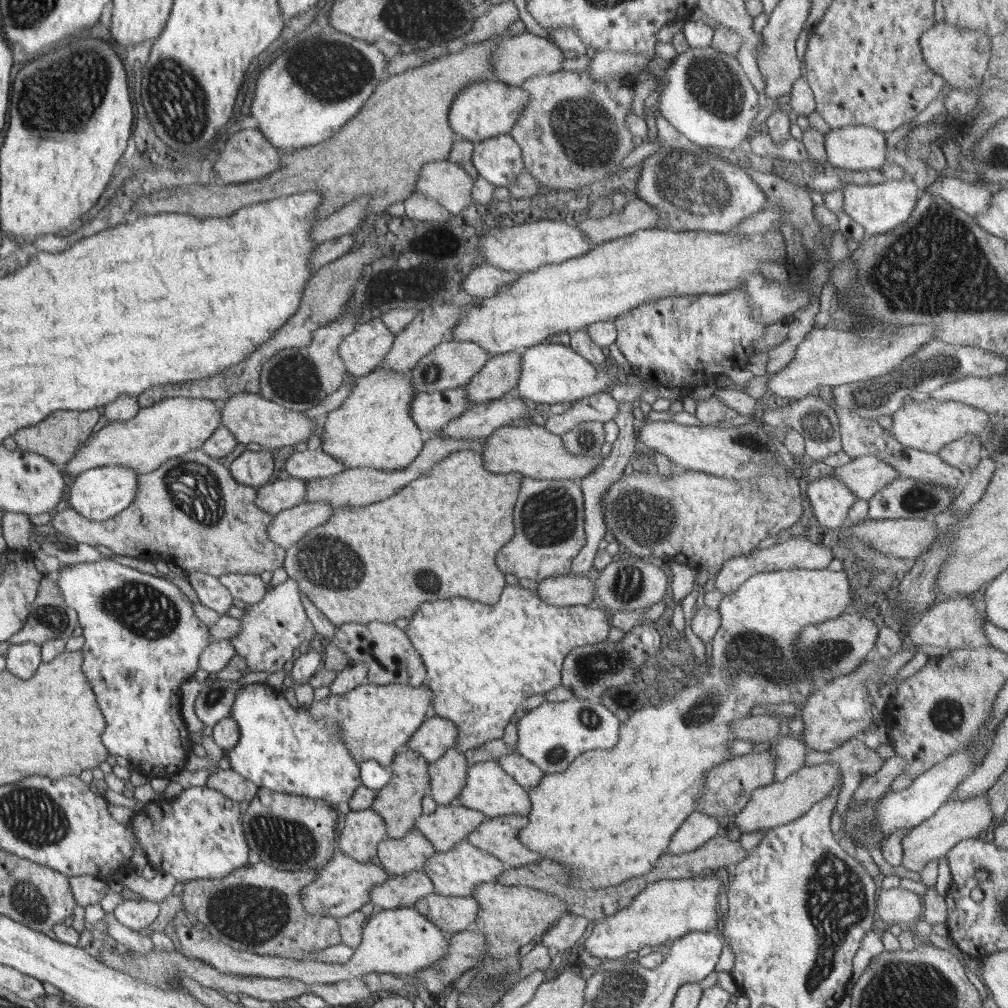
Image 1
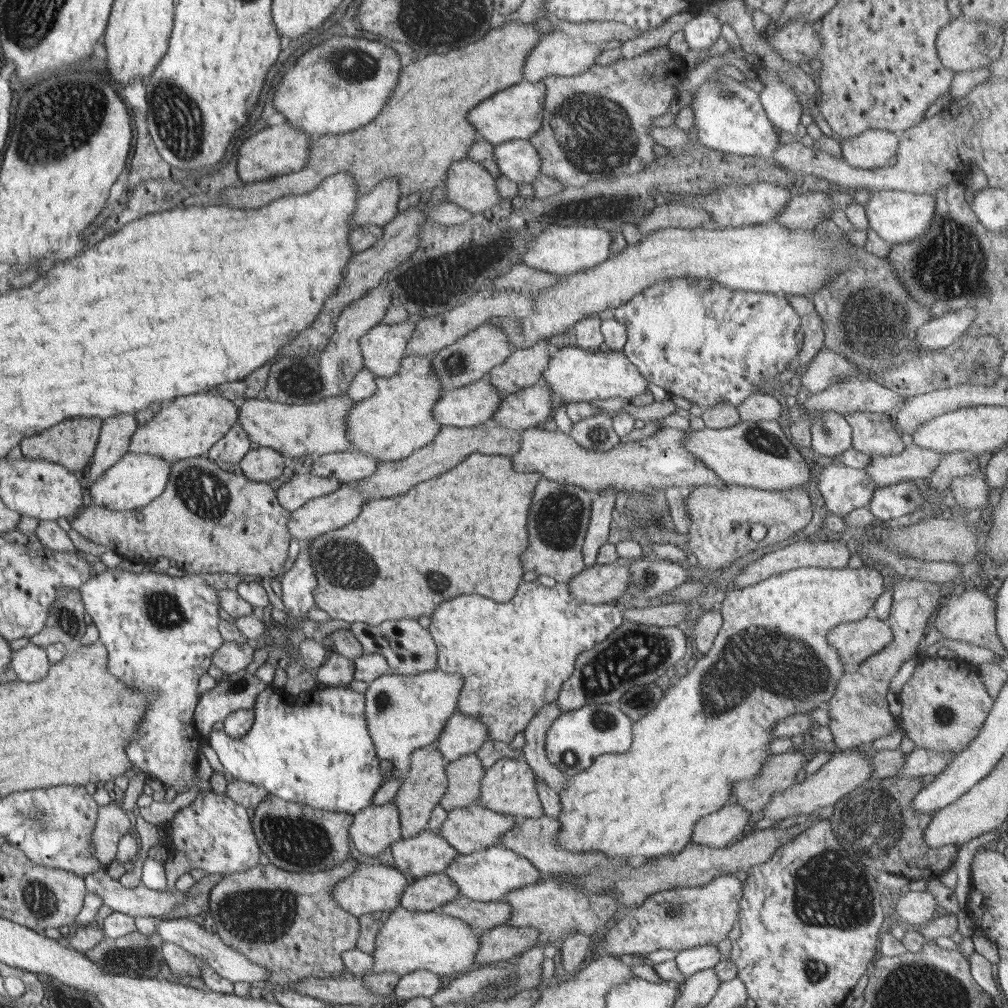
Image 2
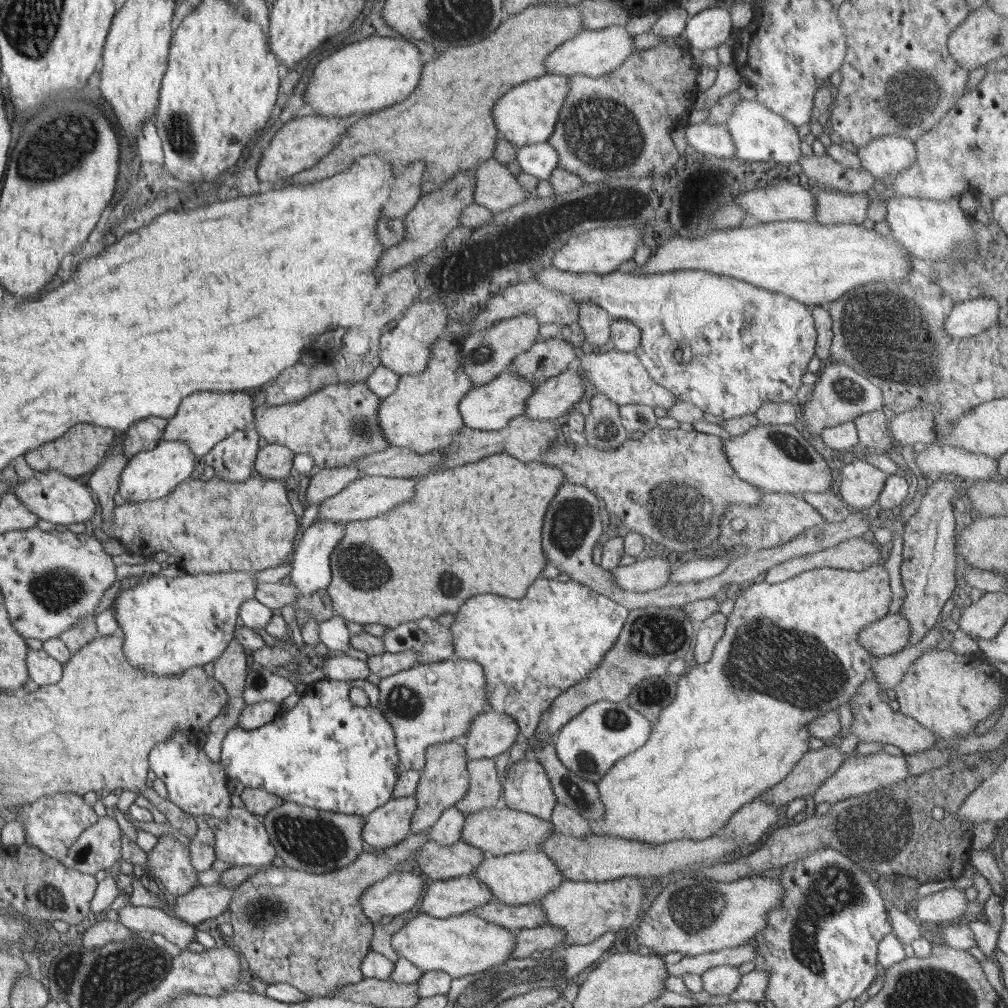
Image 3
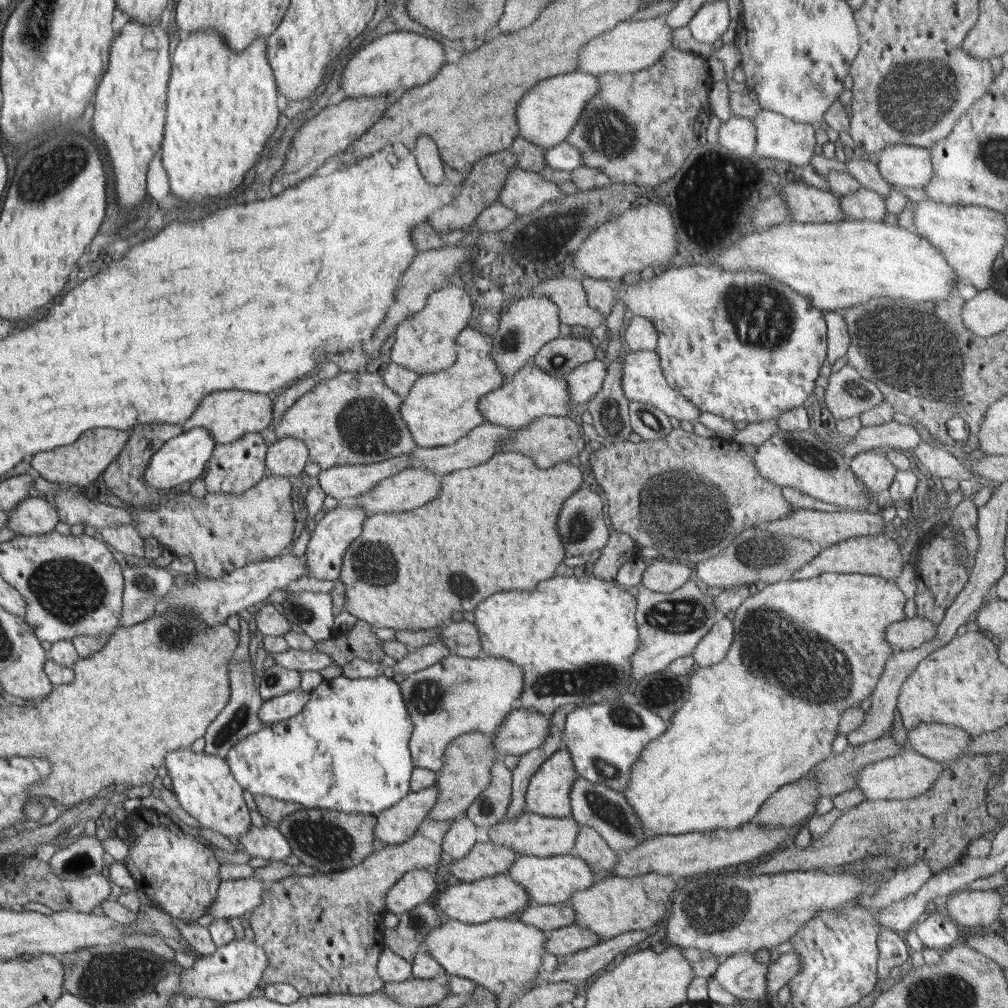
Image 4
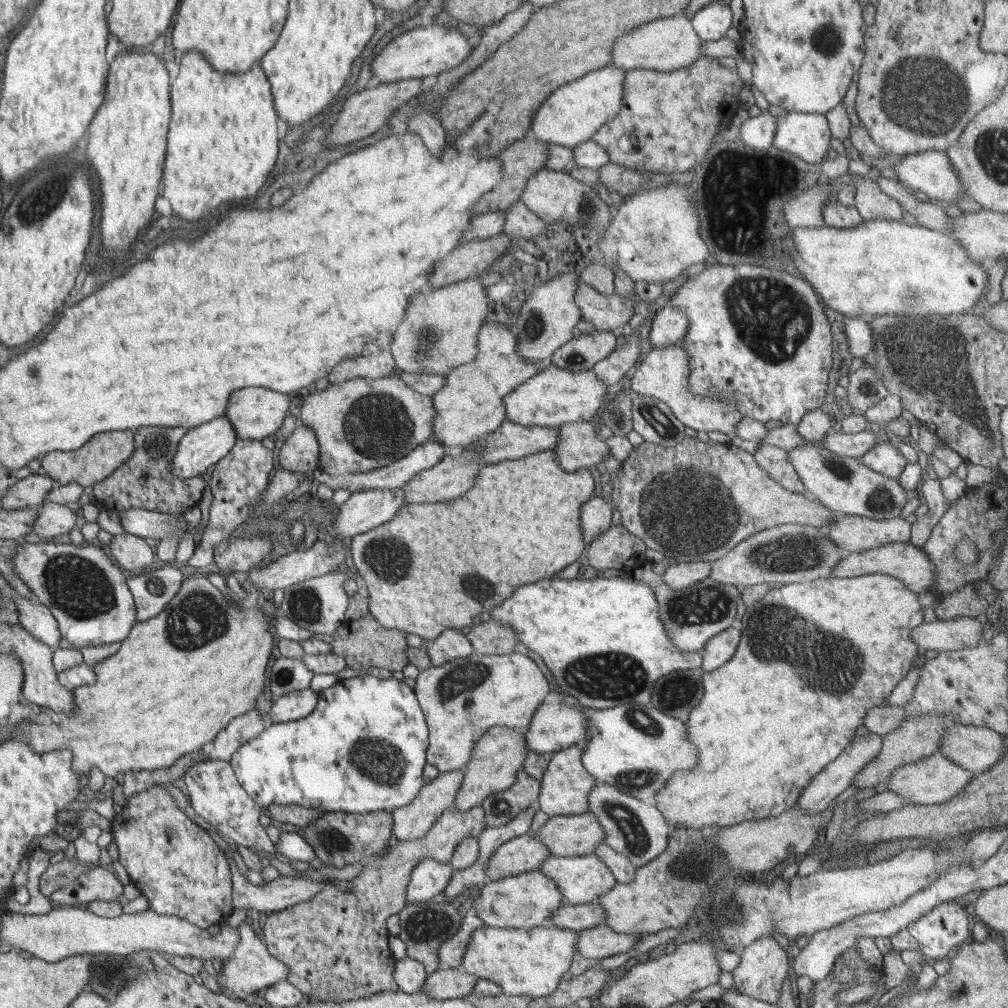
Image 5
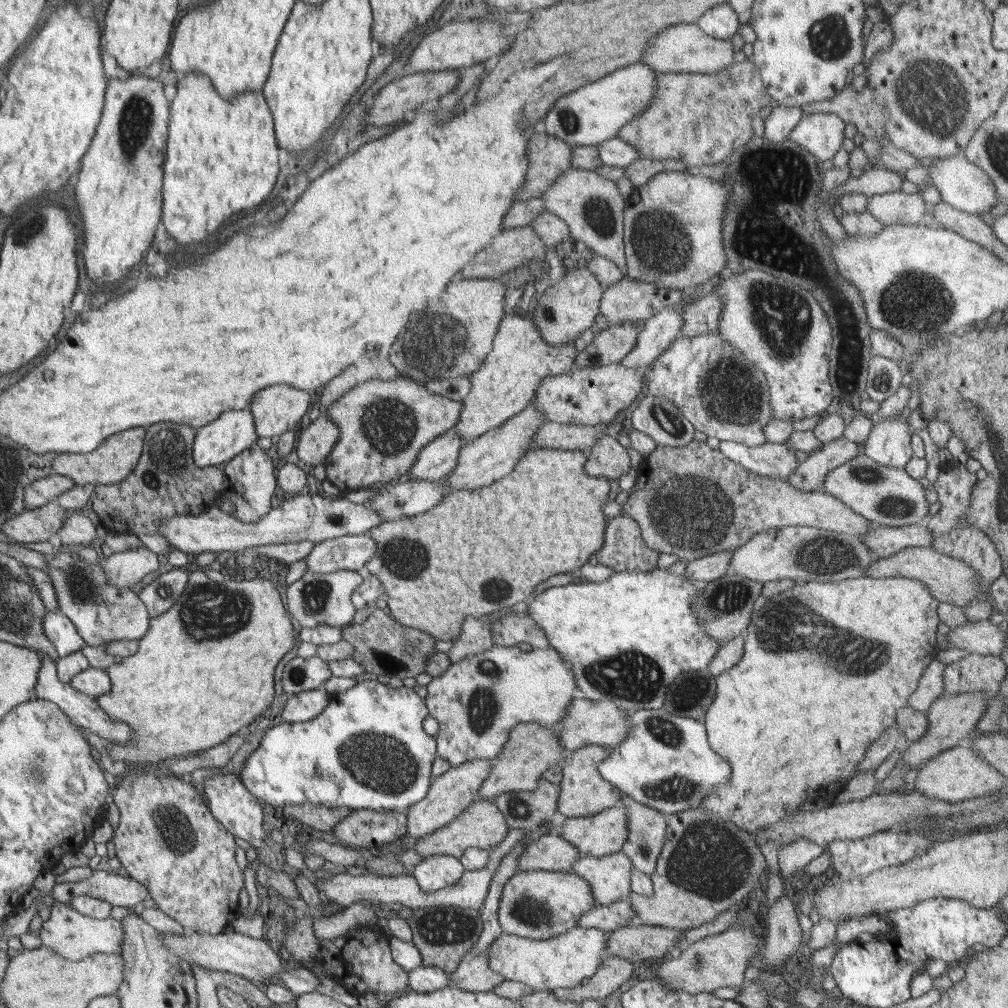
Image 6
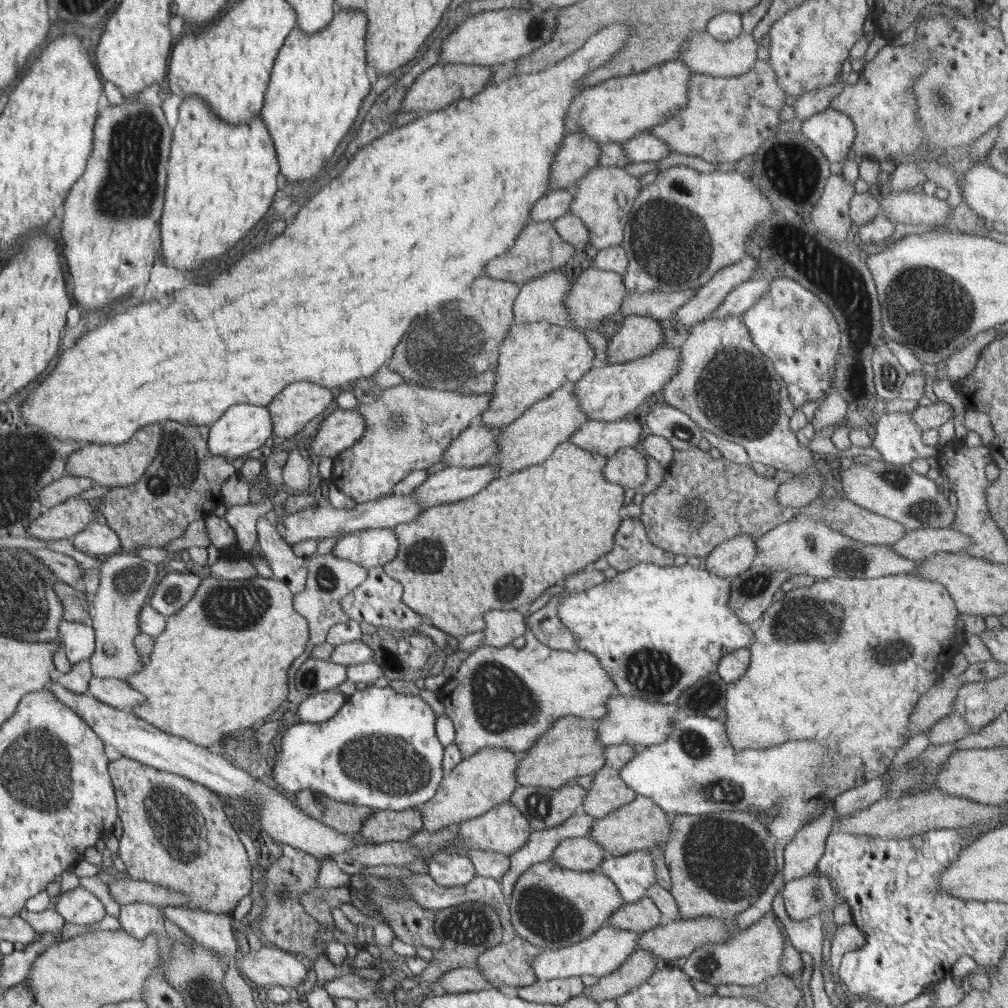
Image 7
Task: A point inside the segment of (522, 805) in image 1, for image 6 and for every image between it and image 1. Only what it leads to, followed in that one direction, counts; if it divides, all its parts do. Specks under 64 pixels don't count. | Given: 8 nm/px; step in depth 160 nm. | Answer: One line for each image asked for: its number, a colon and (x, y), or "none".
2: (509, 787)
3: (527, 788)
4: (548, 794)
5: (566, 784)
6: (583, 791)

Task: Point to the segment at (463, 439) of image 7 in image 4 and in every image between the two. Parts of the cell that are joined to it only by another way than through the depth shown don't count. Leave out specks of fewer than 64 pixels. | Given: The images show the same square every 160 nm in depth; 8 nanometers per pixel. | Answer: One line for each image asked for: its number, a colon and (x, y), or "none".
4: (344, 481)
5: (392, 476)
6: (437, 460)

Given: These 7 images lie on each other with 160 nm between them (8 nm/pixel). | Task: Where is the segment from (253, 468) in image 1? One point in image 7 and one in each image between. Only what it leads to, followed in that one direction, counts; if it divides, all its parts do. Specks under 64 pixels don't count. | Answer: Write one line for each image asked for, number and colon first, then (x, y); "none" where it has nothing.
2: (264, 464)
3: (273, 461)
4: (287, 457)
5: (300, 453)
6: (317, 439)
7: (342, 428)

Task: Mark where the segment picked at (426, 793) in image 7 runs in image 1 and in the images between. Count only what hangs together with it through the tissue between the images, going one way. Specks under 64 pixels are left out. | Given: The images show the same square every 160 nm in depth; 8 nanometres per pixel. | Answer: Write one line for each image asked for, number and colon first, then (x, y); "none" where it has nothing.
1: (286, 750)
2: (316, 748)
3: (326, 753)
4: (348, 750)
5: (363, 750)
6: (367, 750)

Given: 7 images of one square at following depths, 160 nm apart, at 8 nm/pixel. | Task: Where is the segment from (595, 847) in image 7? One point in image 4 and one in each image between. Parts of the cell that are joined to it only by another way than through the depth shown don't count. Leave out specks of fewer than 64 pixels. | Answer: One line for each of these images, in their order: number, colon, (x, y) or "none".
4: (486, 859)
5: (524, 853)
6: (551, 852)

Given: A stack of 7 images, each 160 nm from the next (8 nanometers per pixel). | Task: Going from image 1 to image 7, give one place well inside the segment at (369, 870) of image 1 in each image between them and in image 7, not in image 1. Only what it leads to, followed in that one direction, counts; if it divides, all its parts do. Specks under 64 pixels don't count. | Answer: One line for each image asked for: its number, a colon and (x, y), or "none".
2: (371, 888)
3: (397, 893)
4: (416, 887)
5: (430, 877)
6: (435, 872)
7: (449, 870)

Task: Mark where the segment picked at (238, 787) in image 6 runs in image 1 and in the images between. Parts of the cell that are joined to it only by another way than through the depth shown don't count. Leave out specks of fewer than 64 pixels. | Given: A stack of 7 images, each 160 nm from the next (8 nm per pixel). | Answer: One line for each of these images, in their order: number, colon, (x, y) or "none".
1: (142, 639)
2: (161, 630)
3: (196, 784)
4: (203, 785)
5: (216, 794)

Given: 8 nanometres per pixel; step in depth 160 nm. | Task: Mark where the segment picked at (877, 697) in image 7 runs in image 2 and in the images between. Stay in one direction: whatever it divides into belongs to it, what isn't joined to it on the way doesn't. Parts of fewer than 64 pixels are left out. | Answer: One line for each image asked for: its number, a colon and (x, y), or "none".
2: (643, 804)
3: (727, 738)
4: (804, 651)
5: (813, 658)
6: (796, 716)

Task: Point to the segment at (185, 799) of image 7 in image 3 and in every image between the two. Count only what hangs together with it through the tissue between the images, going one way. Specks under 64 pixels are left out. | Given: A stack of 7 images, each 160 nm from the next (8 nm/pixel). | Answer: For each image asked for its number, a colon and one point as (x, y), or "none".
3: (168, 863)
4: (175, 871)
5: (182, 872)
6: (168, 839)

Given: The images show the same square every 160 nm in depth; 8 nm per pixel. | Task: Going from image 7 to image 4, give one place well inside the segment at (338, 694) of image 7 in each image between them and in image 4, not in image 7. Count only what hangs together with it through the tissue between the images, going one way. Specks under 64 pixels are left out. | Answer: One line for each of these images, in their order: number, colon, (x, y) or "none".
4: (281, 708)
5: (295, 705)
6: (302, 707)

